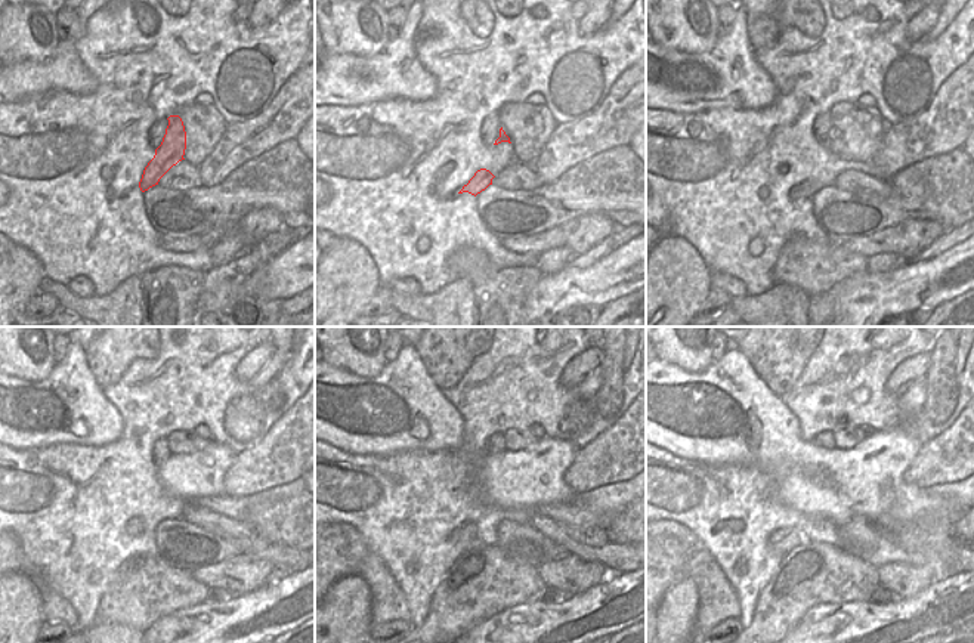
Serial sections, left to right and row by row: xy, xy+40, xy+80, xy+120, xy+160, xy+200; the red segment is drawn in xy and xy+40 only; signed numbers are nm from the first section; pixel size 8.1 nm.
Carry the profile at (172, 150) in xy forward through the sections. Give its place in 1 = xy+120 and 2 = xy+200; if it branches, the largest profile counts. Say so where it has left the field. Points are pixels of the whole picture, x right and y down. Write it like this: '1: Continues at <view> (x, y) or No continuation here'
1: Continues at xy+120 (135, 526)
2: Continues at xy+200 (782, 541).

